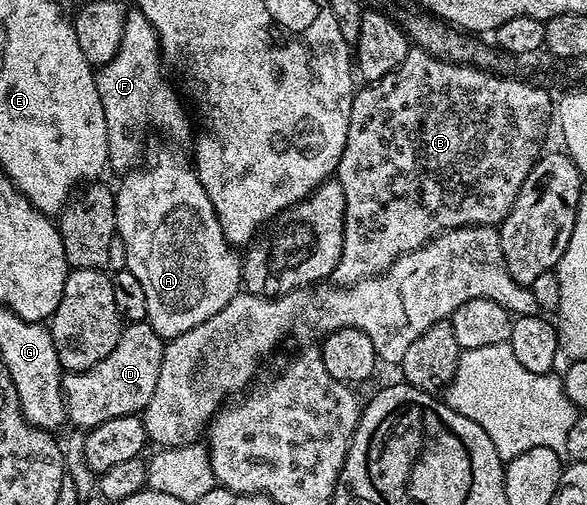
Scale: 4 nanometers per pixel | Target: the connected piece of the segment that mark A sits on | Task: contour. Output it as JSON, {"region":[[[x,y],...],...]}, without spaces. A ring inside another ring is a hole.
{"region":[[[163,160],[160,164],[155,164],[152,168],[147,168],[144,172],[136,171],[134,174],[127,174],[122,177],[123,185],[117,188],[115,192],[115,231],[117,233],[118,243],[123,244],[123,252],[127,255],[125,266],[133,274],[137,274],[137,282],[141,282],[142,288],[145,289],[145,306],[147,307],[146,323],[151,325],[151,329],[158,336],[164,338],[174,338],[193,330],[201,322],[213,318],[217,310],[221,310],[234,298],[235,293],[240,291],[239,284],[239,260],[235,257],[236,249],[228,244],[225,234],[219,225],[217,214],[213,210],[213,202],[209,202],[209,194],[201,186],[199,177],[192,165],[182,164],[179,160]]]}

